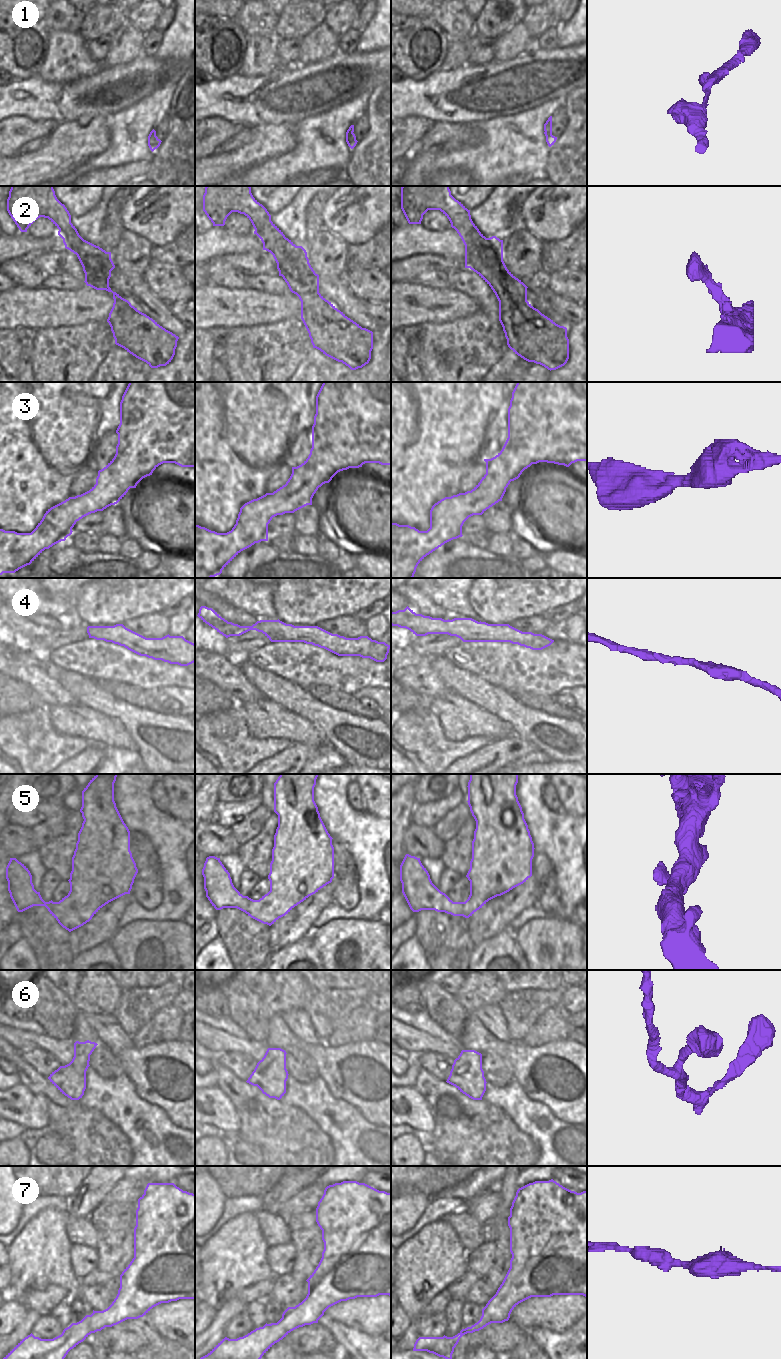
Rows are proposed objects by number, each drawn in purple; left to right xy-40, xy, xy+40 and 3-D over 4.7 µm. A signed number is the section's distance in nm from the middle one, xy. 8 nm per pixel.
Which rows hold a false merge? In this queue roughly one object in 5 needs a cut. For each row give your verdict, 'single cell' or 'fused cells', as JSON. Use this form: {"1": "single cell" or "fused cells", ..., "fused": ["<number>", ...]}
{"1": "single cell", "2": "single cell", "3": "single cell", "4": "single cell", "5": "single cell", "6": "single cell", "7": "single cell", "fused": []}

